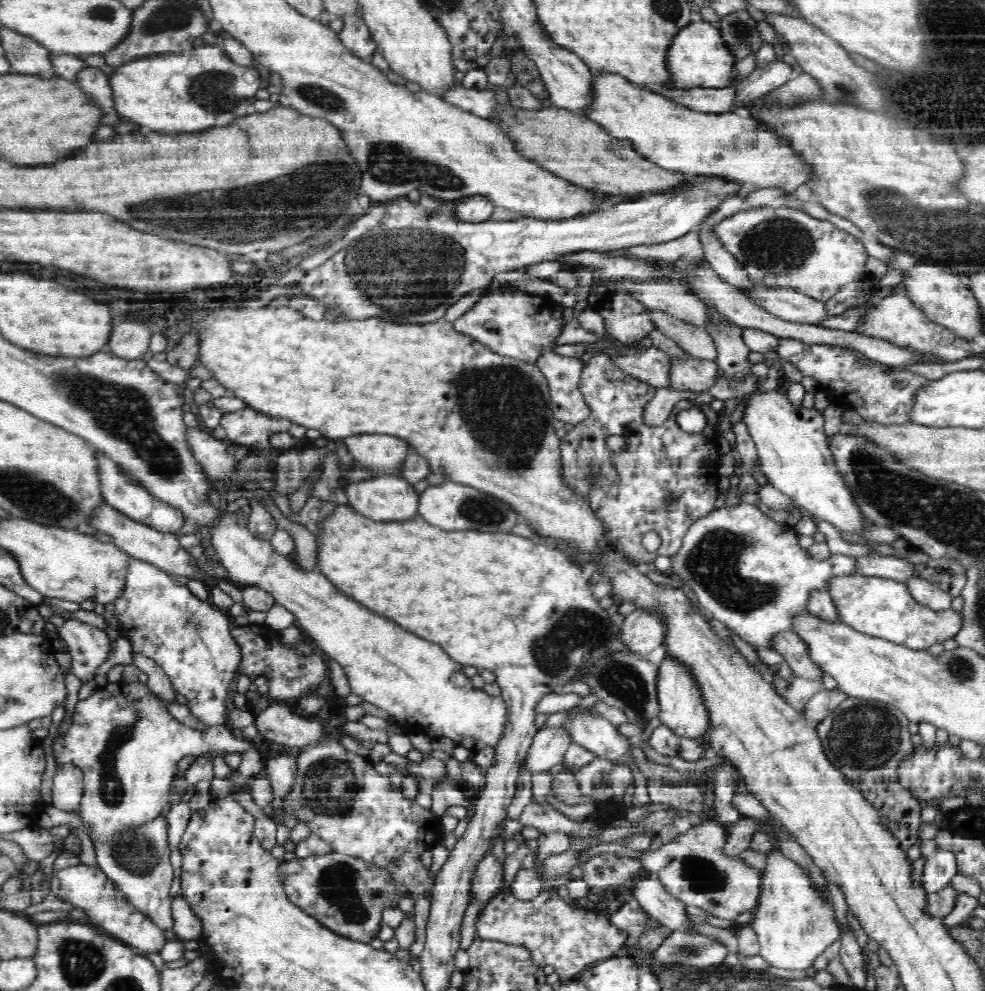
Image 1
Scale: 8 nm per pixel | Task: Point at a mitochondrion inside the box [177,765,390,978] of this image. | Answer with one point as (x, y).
(337, 882)

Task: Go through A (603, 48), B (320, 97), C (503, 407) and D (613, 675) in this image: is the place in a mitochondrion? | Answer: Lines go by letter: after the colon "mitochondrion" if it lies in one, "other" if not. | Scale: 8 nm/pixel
A: other
B: mitochondrion
C: mitochondrion
D: mitochondrion

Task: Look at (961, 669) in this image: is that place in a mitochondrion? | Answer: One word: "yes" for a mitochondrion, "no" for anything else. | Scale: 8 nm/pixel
yes

